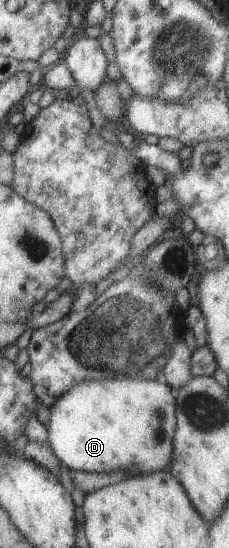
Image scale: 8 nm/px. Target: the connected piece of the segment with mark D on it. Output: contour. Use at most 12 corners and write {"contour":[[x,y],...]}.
{"contour":[[161,378],[69,387],[47,409],[59,464],[167,470],[176,425]]}

